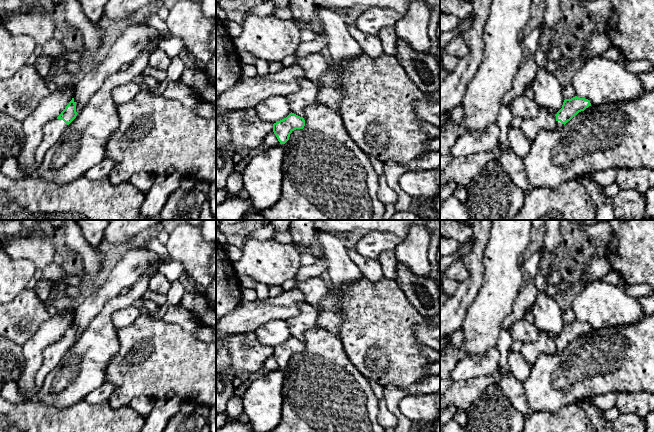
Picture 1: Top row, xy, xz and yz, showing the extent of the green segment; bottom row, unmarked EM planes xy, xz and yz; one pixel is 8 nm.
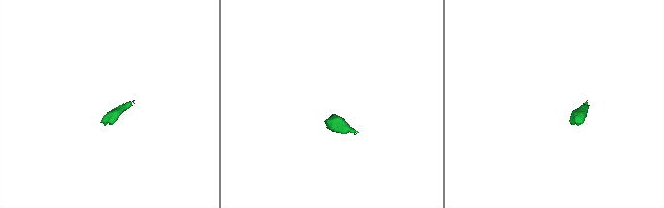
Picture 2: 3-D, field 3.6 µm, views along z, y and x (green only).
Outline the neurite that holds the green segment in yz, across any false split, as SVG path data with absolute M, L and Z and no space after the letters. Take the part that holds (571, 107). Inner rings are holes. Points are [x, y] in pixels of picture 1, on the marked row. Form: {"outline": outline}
{"outline": "M573 97L571 99L565 99L562 108L557 112L556 116L556 127L555 129L560 130L564 125L570 121L579 112L584 111L586 108L591 106L588 99Z"}

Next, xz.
{"outline": "M291 112L286 118L273 124L273 132L280 144L285 144L294 130L303 129L304 126L304 118Z"}

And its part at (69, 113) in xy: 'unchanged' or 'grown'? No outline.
grown

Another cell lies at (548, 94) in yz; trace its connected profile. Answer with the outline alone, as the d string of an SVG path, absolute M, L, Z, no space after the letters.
M539 66L531 88L534 92L534 100L539 107L550 111L554 115L562 108L565 99L562 86L554 73L550 73L544 67Z

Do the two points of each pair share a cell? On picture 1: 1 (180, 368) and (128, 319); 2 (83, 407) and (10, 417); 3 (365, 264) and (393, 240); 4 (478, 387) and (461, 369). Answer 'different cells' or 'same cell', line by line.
1: different cells
2: same cell
3: different cells
4: different cells

